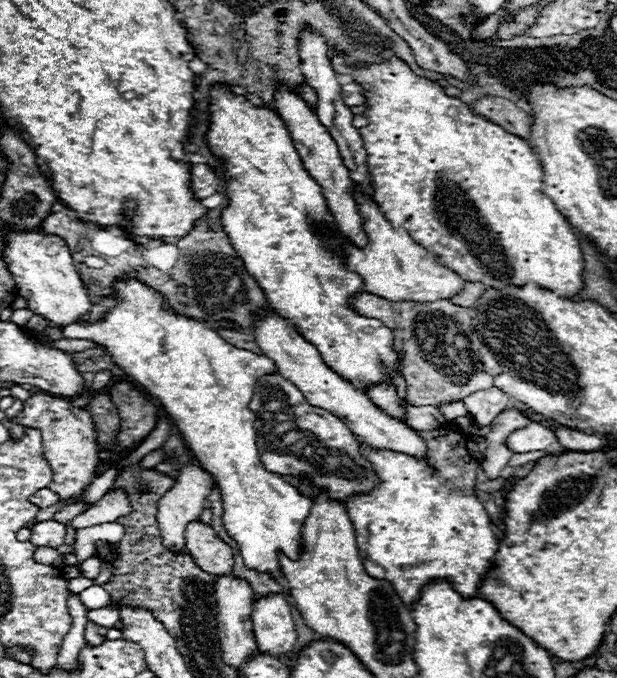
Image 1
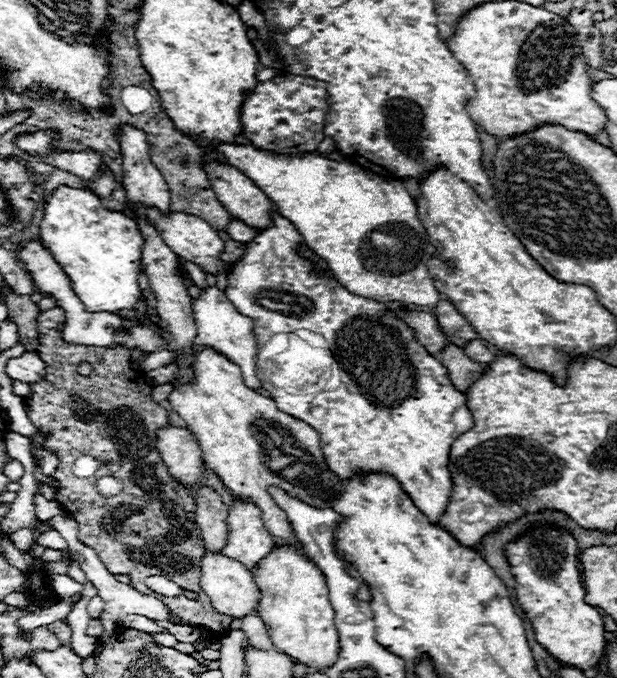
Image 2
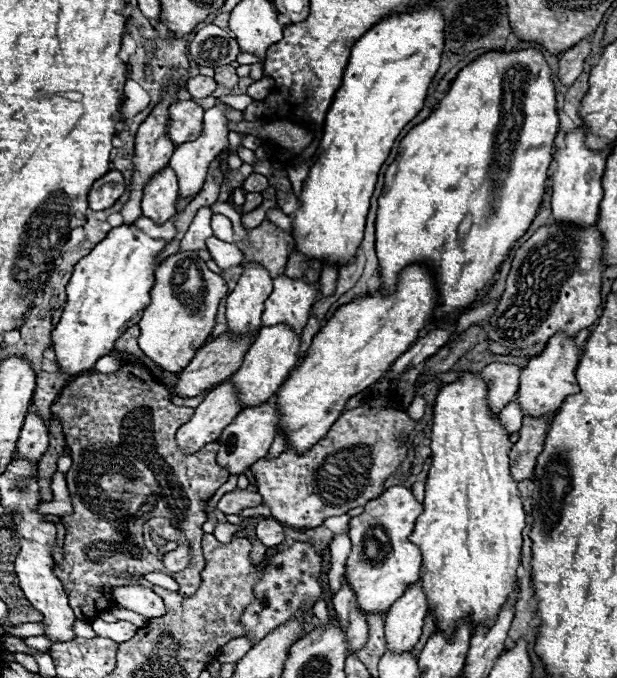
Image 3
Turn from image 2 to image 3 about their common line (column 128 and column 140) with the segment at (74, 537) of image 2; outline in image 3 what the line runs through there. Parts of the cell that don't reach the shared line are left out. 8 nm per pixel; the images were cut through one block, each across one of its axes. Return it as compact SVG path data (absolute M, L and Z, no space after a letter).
M140 584L114 588L114 600L118 606L122 606L126 610L134 610L136 614L142 614L148 620L156 618L156 616L164 616L164 612L166 612L162 598Z

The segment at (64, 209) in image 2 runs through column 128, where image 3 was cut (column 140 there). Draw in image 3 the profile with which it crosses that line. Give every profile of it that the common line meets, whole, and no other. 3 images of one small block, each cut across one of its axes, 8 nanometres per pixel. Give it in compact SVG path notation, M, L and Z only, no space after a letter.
M140 216L130 226L112 228L112 232L84 256L66 284L66 306L60 322L52 330L52 348L58 368L76 376L78 372L92 370L96 360L114 350L114 342L128 328L130 320L138 318L150 302L150 288L154 284L154 270L160 264L156 254L174 238L176 228L172 220L154 224L150 218Z

